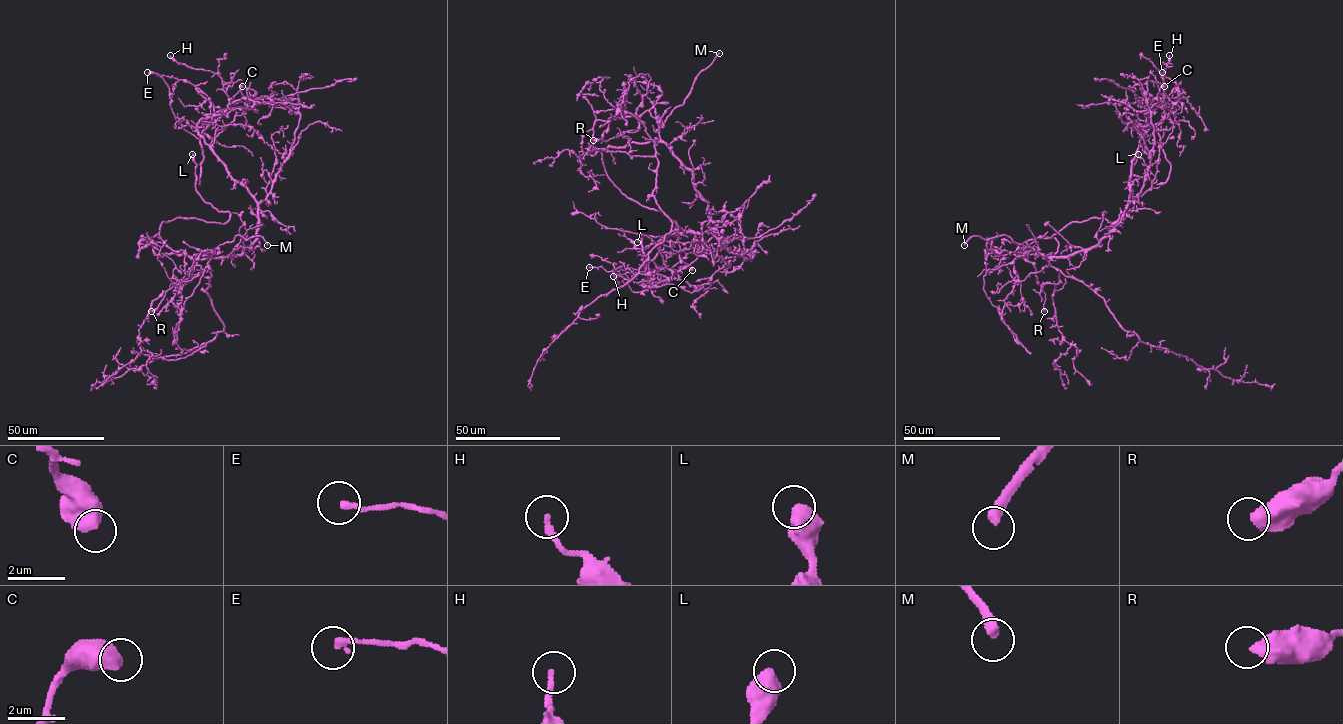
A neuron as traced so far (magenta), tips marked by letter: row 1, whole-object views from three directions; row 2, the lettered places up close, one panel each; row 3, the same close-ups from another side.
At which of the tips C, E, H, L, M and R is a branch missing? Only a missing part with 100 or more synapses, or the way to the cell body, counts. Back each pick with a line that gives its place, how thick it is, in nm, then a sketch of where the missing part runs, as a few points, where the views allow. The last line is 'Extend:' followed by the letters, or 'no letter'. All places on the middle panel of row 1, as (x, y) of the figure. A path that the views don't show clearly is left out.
M: Place: (719, 53). Thickness 360 nm. Course of what is missing: (719, 53), (738, 29), (766, 8), (765, 5)
Extend: M

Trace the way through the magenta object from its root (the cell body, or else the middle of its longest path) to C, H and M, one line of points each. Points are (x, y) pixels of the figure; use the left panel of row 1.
C: (242, 251), (257, 239), (256, 200), (197, 127), (208, 114), (207, 127), (227, 113), (228, 100), (242, 86)
H: (242, 251), (257, 239), (256, 200), (197, 127), (229, 98), (216, 73), (170, 55)
M: (242, 251), (234, 256), (212, 255), (217, 246), (232, 241), (237, 235), (246, 239), (261, 236), (267, 245)

